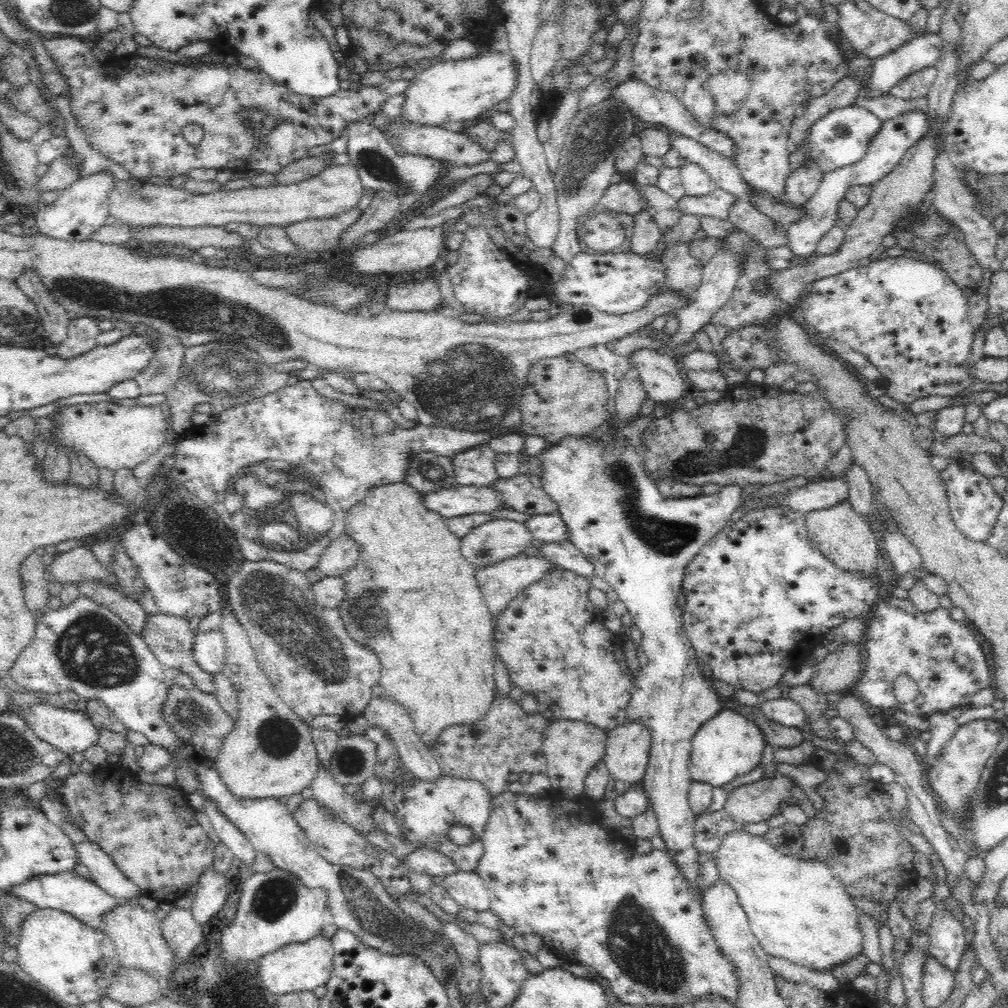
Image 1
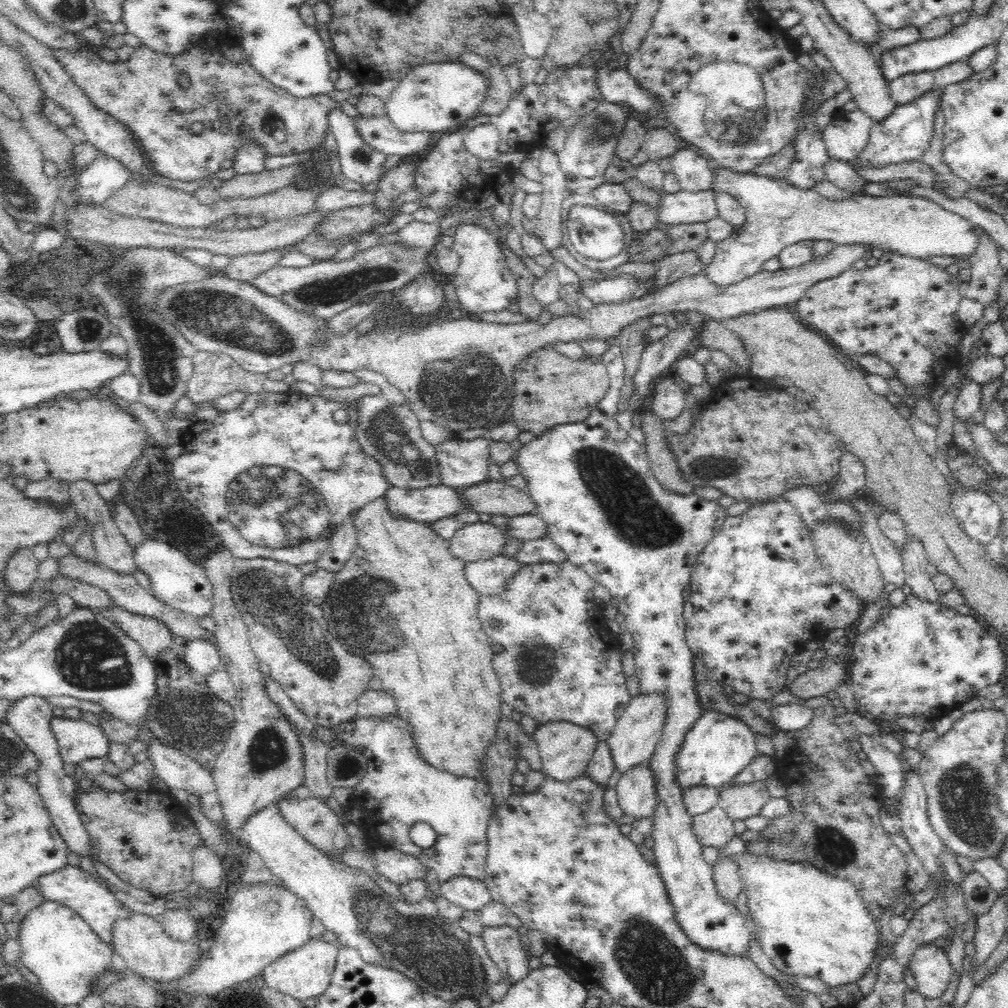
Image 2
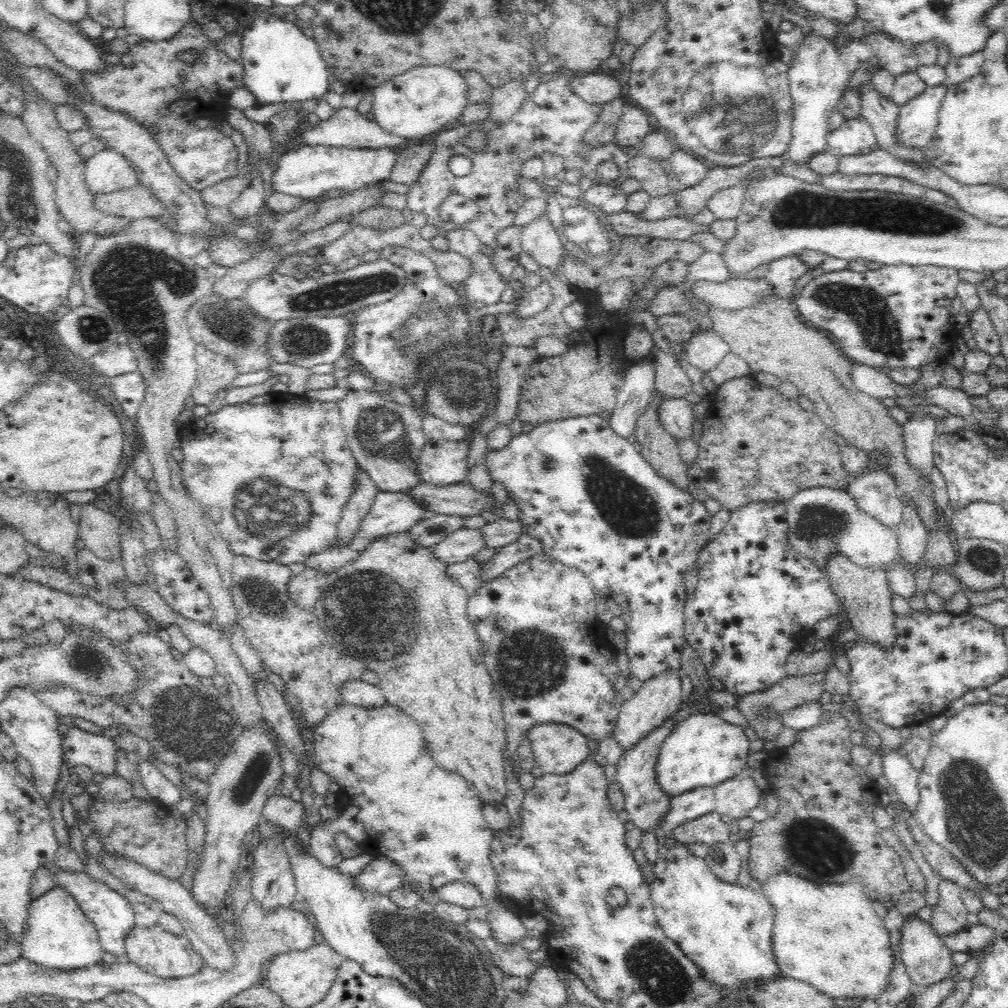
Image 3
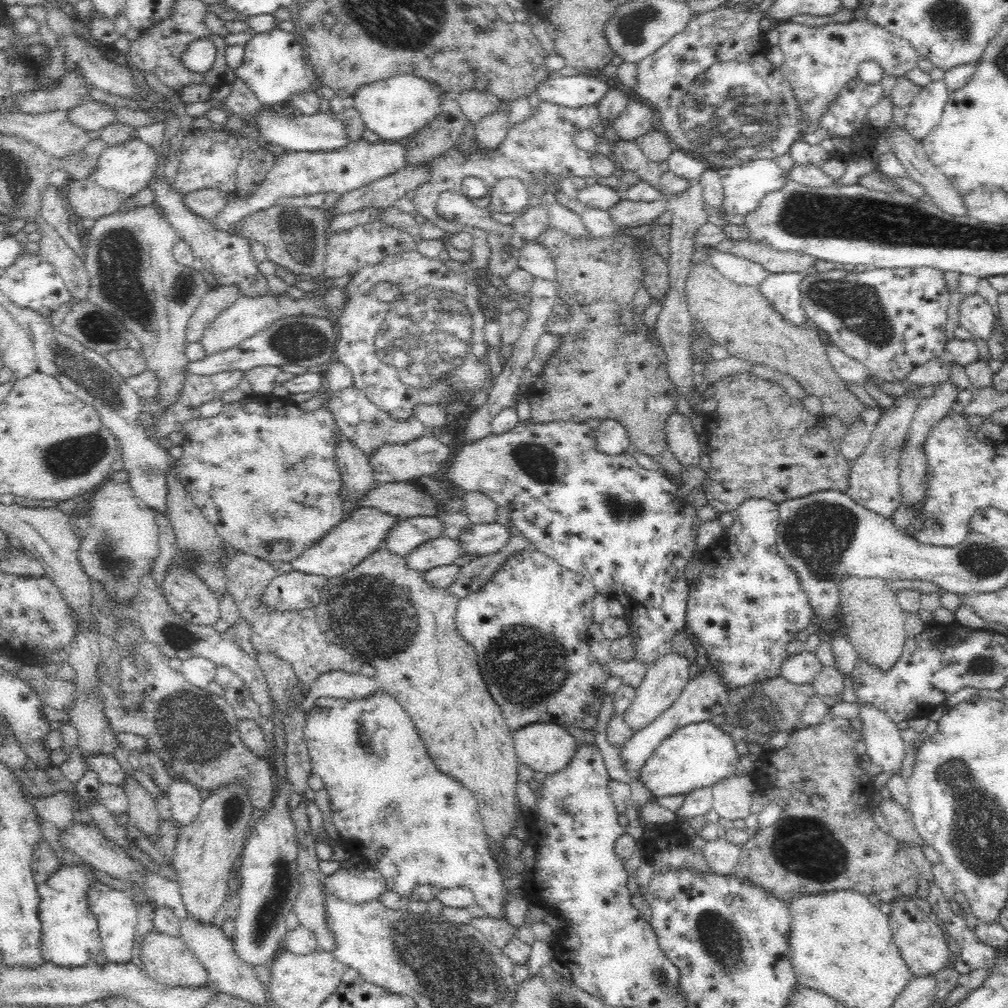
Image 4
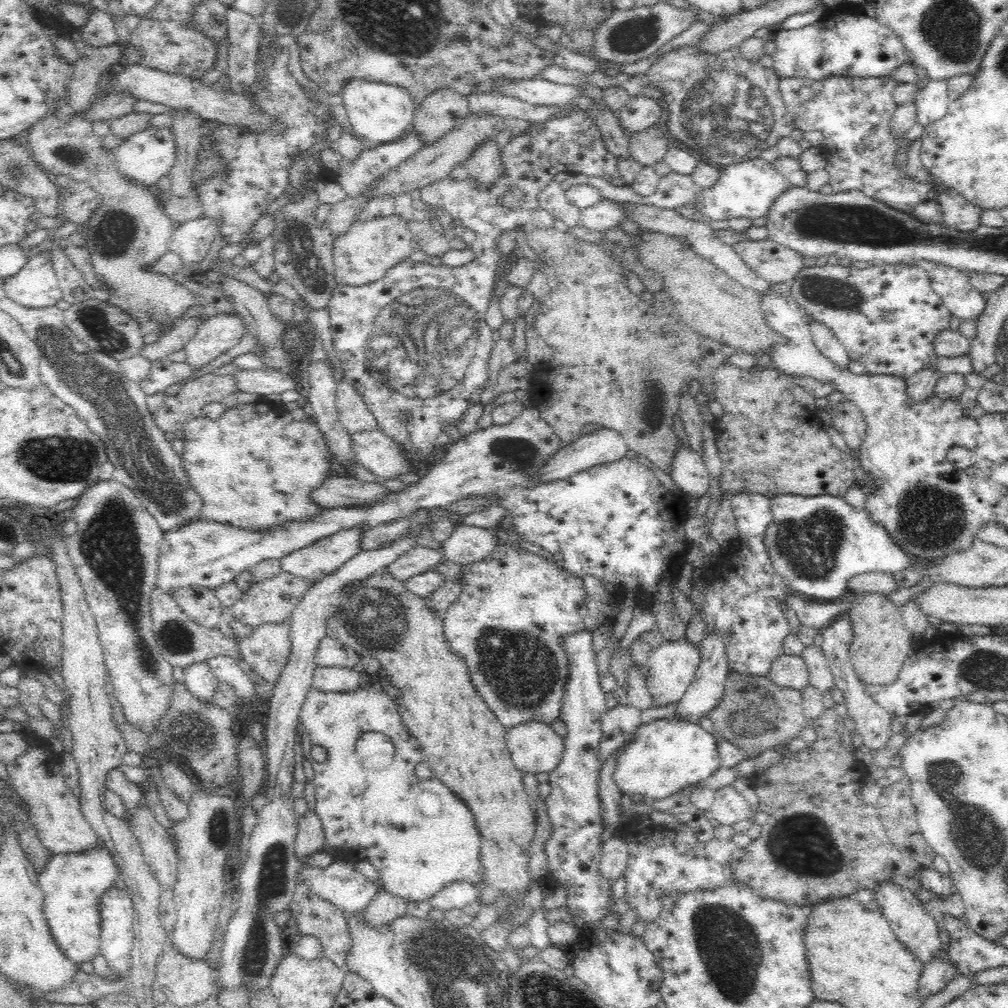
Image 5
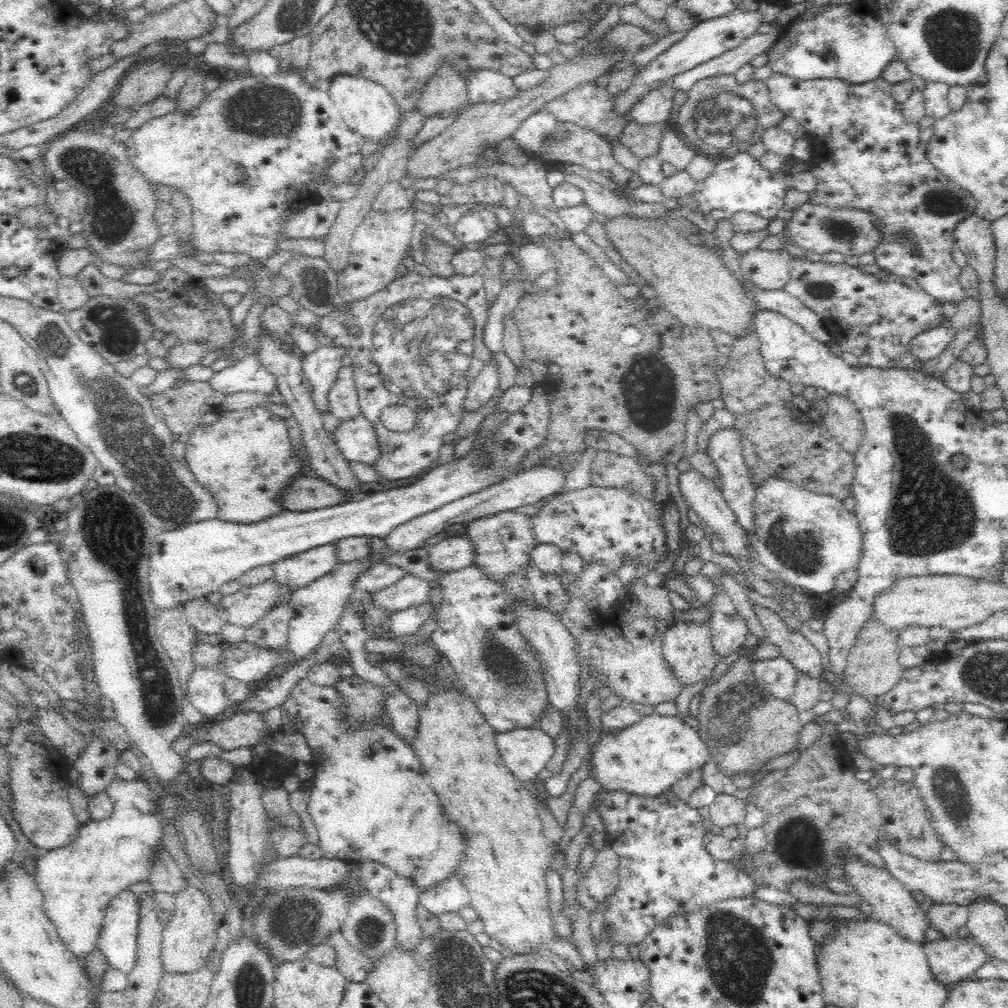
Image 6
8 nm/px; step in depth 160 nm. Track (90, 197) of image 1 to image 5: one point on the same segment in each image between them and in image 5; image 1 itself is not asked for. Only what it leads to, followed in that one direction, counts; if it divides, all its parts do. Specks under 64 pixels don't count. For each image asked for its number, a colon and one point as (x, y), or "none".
2: (104, 176)
3: (107, 171)
4: (127, 168)
5: (146, 156)

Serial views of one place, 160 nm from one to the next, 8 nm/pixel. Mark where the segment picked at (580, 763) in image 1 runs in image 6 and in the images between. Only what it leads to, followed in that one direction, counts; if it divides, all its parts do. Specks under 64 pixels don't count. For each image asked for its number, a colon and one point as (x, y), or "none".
2: (566, 749)
3: (558, 749)
4: (545, 747)
5: (534, 747)
6: (526, 751)

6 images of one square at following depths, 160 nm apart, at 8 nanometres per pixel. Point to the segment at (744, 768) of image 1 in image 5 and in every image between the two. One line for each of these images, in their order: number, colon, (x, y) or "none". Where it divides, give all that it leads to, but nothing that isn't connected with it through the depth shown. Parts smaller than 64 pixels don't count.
2: (718, 747)
3: (703, 750)
4: (698, 755)
5: (665, 756)

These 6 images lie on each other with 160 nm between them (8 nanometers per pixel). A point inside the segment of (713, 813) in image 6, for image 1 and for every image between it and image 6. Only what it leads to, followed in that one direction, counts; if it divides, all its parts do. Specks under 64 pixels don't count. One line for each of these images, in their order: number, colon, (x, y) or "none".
1: (757, 801)
2: (739, 802)
3: (736, 797)
4: (732, 797)
5: (729, 806)

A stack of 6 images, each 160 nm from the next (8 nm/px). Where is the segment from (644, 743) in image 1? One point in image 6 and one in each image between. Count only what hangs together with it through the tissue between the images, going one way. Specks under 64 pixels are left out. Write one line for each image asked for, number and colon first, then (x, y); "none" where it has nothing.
2: (633, 740)
3: (659, 697)
4: (664, 681)
5: (672, 665)
6: (687, 646)

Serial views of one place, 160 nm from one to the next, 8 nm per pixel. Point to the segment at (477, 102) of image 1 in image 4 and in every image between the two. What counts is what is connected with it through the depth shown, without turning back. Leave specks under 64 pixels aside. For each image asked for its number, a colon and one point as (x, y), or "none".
2: (437, 97)
3: (421, 101)
4: (395, 108)

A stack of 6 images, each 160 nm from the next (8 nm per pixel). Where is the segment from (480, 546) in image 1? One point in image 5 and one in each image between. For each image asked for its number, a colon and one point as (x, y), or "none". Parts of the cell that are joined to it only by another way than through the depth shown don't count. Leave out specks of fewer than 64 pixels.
2: (475, 542)
3: (460, 546)
4: (442, 551)
5: (418, 560)

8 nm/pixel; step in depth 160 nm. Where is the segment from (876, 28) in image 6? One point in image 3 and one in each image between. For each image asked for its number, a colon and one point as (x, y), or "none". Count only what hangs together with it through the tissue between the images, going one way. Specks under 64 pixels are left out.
3: (820, 71)
4: (818, 62)
5: (847, 45)

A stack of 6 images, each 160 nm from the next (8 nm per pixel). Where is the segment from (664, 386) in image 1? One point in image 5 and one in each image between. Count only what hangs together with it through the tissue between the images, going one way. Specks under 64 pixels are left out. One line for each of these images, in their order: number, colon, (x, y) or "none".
2: (669, 396)
3: (676, 415)
4: (682, 440)
5: (690, 475)

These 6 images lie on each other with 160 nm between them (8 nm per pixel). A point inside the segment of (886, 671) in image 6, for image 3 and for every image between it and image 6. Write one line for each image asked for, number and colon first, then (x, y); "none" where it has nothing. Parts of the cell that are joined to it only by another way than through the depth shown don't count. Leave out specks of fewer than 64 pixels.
3: (865, 594)
4: (875, 625)
5: (881, 643)

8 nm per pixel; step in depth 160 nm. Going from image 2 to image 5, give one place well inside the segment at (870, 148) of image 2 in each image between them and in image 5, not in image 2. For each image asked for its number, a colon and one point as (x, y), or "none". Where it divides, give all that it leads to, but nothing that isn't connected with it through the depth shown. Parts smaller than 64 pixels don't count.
3: (917, 120)
4: (924, 113)
5: (932, 99)

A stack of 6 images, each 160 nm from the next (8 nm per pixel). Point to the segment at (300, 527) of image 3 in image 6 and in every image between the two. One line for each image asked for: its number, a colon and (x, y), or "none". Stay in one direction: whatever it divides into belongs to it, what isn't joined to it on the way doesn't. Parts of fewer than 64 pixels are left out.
4: (266, 478)
5: (254, 470)
6: (244, 460)

